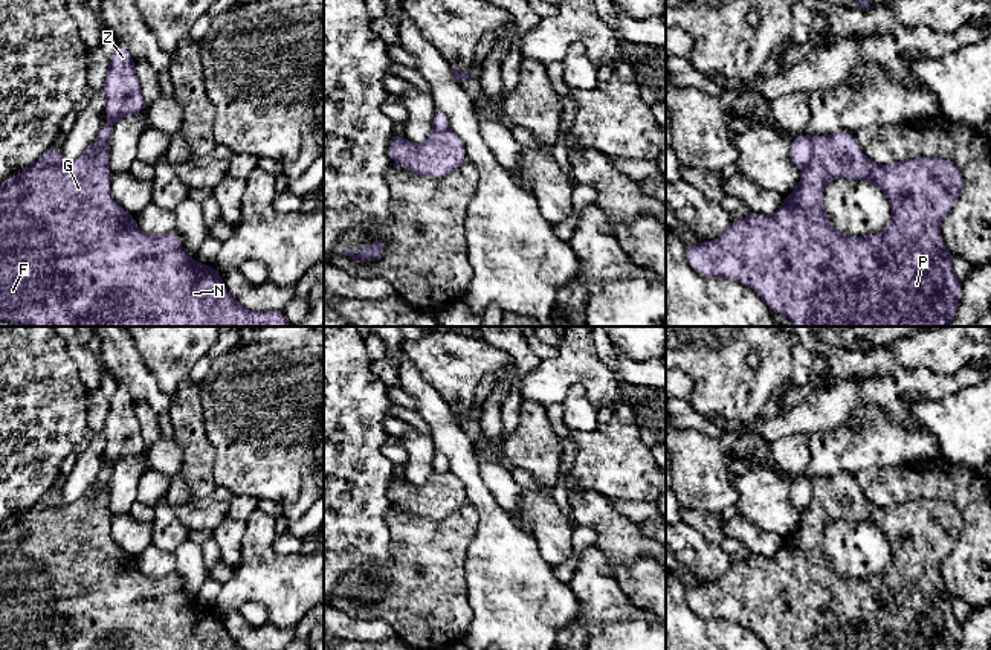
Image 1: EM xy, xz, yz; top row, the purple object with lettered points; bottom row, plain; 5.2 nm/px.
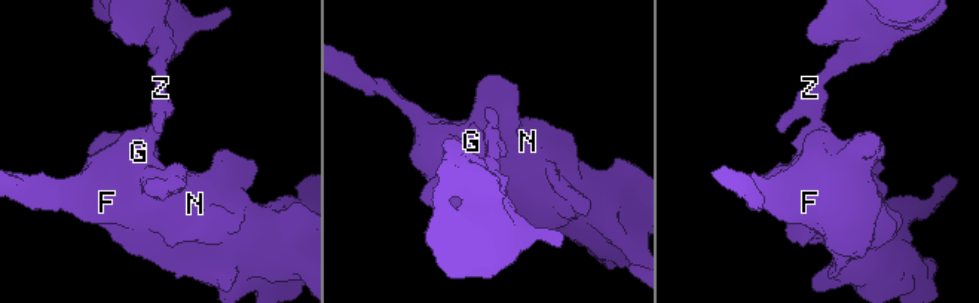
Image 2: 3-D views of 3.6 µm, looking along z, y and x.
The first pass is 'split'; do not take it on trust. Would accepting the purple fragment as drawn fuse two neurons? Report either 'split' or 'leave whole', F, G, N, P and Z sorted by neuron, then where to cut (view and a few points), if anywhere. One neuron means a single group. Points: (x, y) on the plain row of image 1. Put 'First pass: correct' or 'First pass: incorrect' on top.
First pass: correct
split; groups F G N P / Z; cut yz (814, 481), (811, 502), (803, 513)

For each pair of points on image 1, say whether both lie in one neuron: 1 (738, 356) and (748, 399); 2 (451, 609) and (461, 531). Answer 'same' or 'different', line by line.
1: same
2: same

